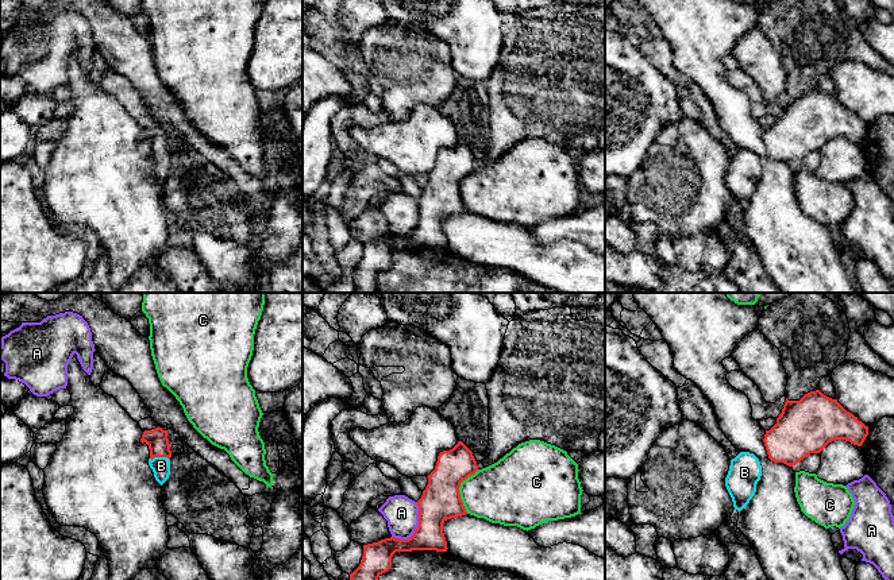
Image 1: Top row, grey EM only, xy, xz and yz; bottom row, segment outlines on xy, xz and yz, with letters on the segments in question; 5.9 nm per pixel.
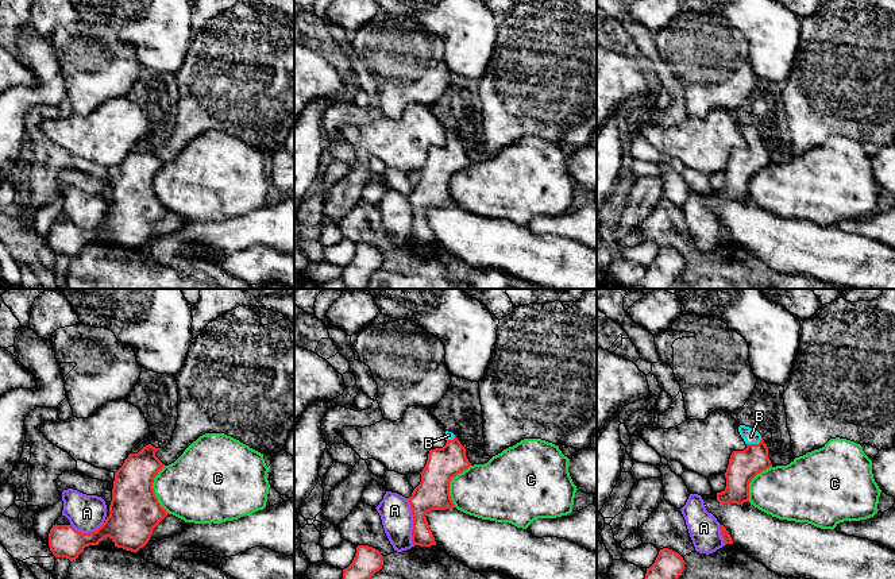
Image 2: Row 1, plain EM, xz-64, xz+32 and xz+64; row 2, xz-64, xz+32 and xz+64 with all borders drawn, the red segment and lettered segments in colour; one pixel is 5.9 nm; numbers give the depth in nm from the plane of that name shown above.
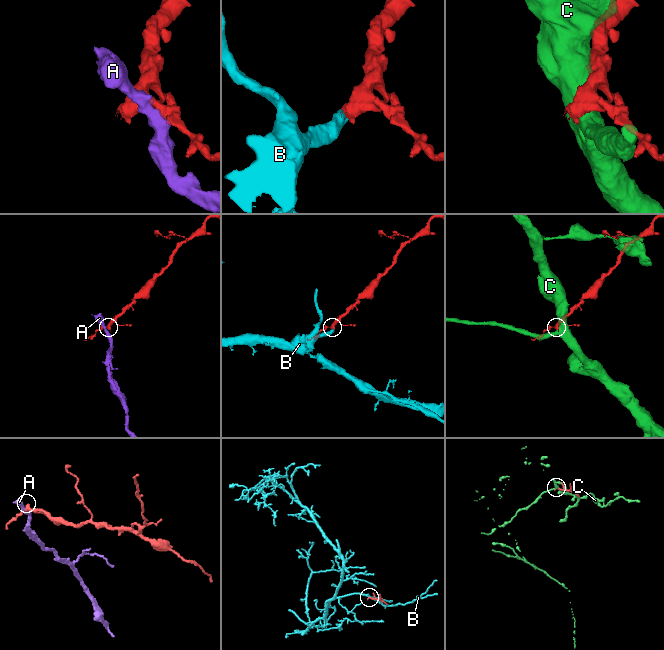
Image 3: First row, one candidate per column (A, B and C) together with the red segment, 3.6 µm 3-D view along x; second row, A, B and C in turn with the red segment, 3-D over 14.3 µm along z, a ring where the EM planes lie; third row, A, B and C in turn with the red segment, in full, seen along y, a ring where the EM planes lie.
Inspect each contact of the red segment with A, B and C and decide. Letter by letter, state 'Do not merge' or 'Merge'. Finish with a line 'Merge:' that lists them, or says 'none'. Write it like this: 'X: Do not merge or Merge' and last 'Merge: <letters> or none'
A: Do not merge
B: Merge
C: Do not merge
Merge: B

